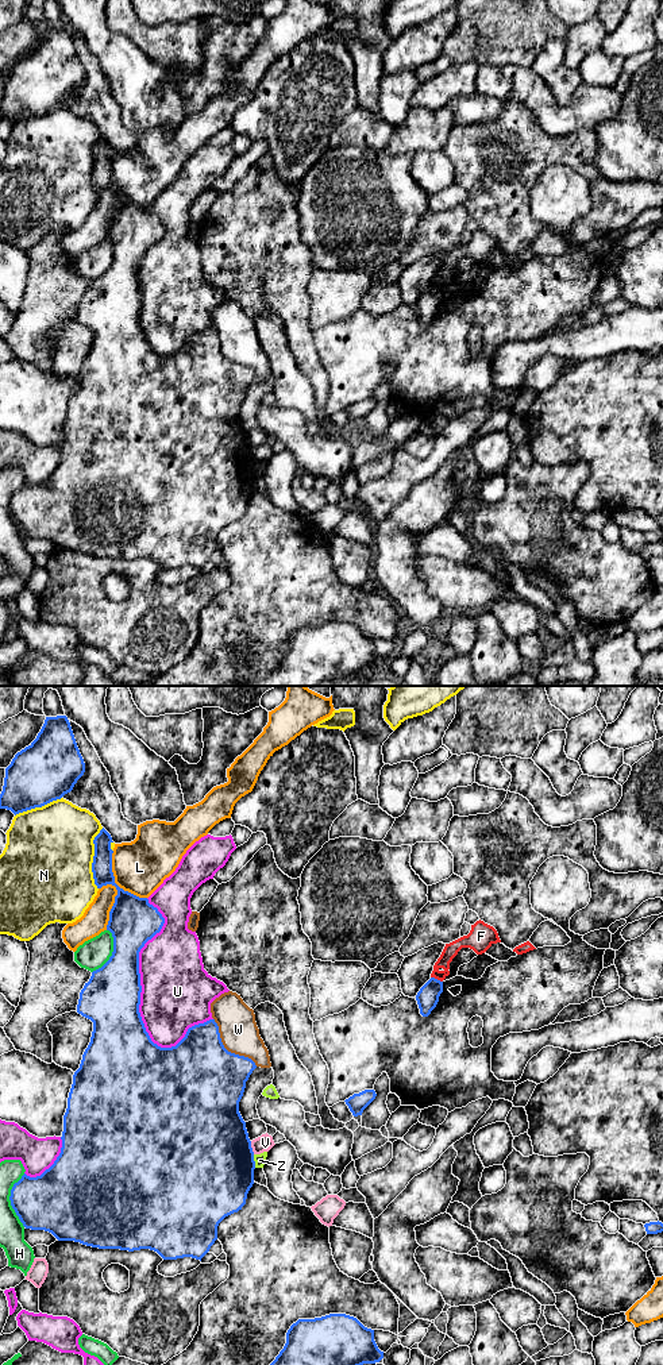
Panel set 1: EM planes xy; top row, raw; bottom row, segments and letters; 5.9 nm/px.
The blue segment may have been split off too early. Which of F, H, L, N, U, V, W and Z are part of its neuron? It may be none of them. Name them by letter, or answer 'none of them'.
none of them

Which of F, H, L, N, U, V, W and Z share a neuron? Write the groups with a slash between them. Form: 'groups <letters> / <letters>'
groups F V / H / L / N / U / W / Z

